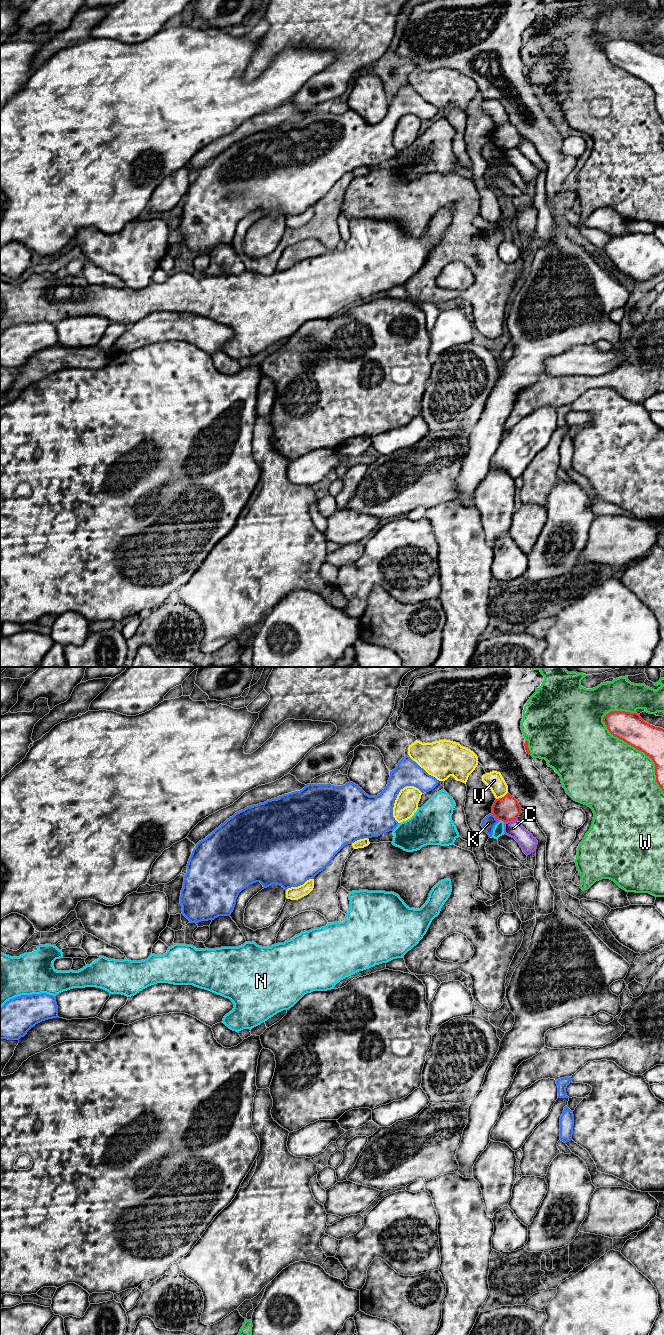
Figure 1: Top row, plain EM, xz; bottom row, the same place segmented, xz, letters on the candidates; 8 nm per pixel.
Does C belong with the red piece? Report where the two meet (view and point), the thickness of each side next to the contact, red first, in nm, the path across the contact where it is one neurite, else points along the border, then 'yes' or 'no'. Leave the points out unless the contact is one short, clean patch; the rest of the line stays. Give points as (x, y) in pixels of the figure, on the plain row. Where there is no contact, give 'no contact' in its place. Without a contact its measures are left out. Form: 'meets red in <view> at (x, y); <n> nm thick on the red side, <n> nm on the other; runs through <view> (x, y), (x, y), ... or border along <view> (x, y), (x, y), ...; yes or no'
meets red in xz at (510, 148); 200 nm thick on the red side, 140 nm on the other; border along xz (517, 146), (504, 150); no

